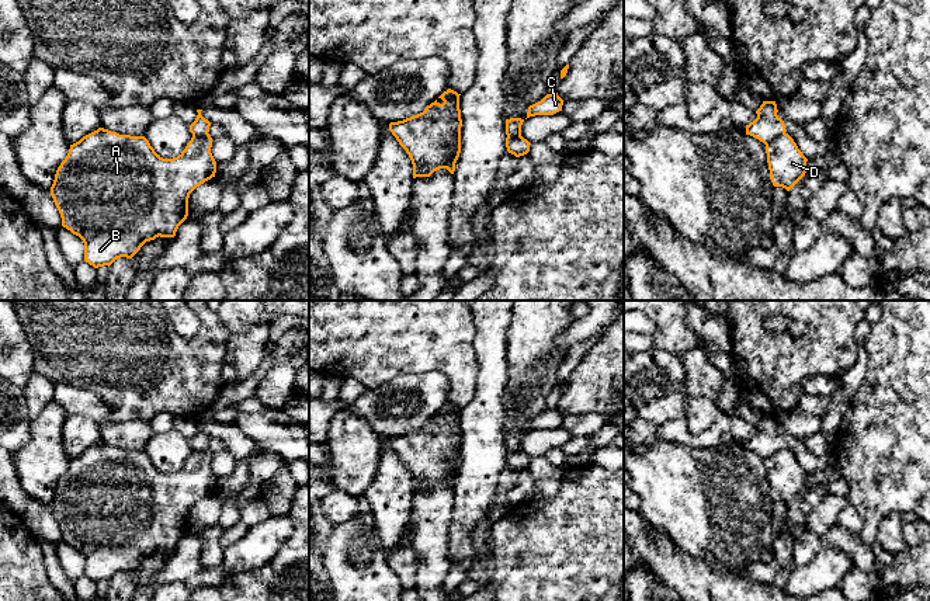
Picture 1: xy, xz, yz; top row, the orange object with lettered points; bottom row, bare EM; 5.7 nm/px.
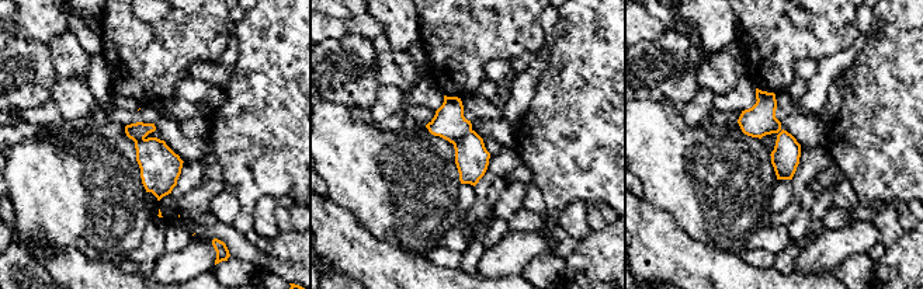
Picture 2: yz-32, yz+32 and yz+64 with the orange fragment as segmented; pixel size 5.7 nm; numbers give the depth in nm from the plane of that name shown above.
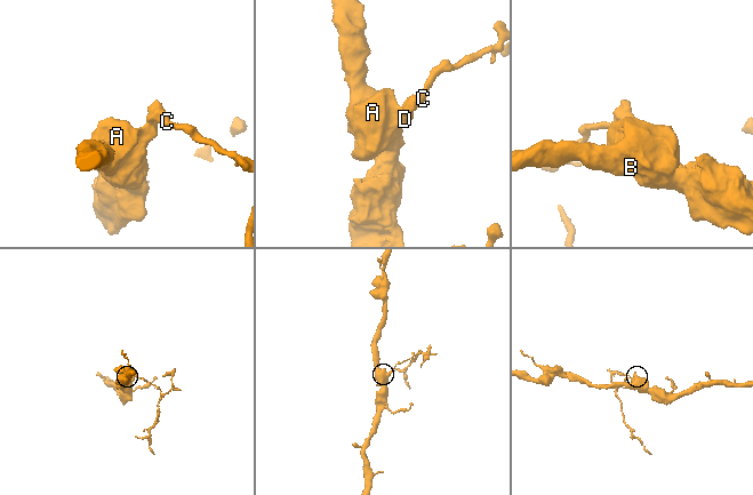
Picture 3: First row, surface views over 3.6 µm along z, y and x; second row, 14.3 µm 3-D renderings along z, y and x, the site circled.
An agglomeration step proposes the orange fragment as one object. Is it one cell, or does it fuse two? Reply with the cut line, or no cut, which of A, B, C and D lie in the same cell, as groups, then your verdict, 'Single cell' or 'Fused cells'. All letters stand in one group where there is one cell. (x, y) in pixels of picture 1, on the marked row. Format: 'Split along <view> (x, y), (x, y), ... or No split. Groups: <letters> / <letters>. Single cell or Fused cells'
Split along yz (784, 131), (766, 145). Groups: A B D / C. Fused cells

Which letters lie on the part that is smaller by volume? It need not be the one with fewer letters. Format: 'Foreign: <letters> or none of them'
Foreign: C

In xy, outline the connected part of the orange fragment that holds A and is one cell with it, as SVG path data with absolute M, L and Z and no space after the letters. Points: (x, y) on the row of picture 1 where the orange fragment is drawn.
M104 128L70 145L69 153L56 170L51 195L60 213L62 226L84 243L84 261L94 268L111 265L117 258L132 258L140 247L156 237L174 237L188 216L190 194L215 177L216 161L211 153L209 133L192 136L185 149L173 159L160 157L145 136L119 135Z

